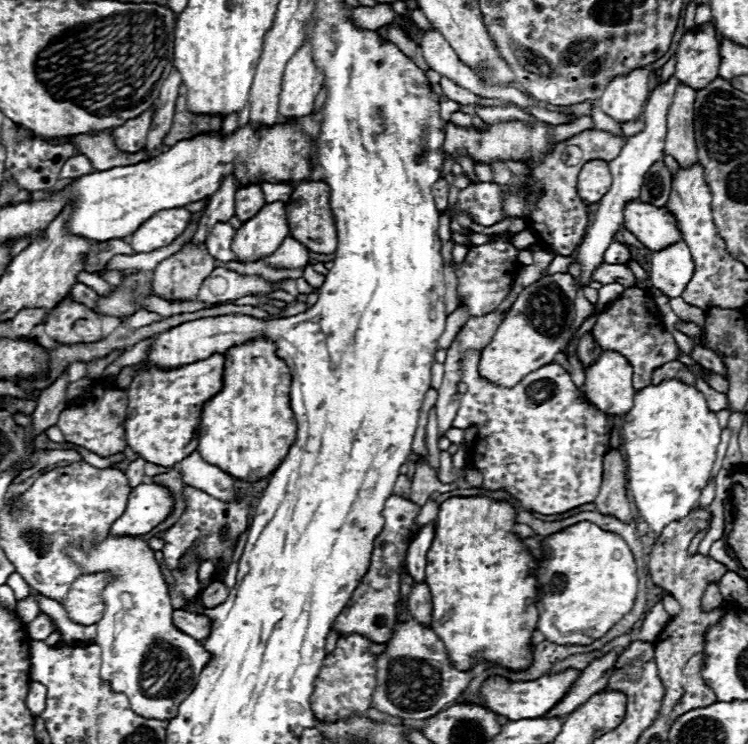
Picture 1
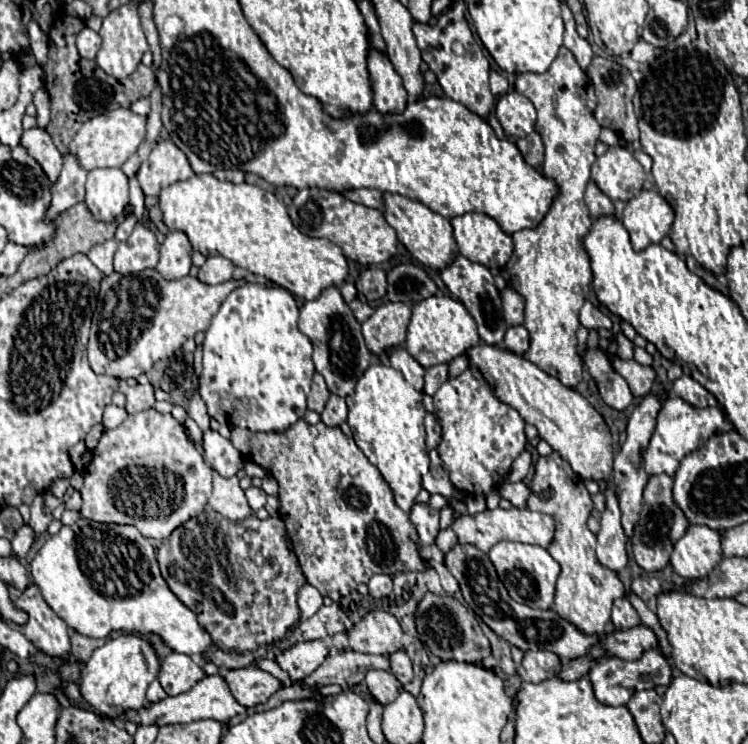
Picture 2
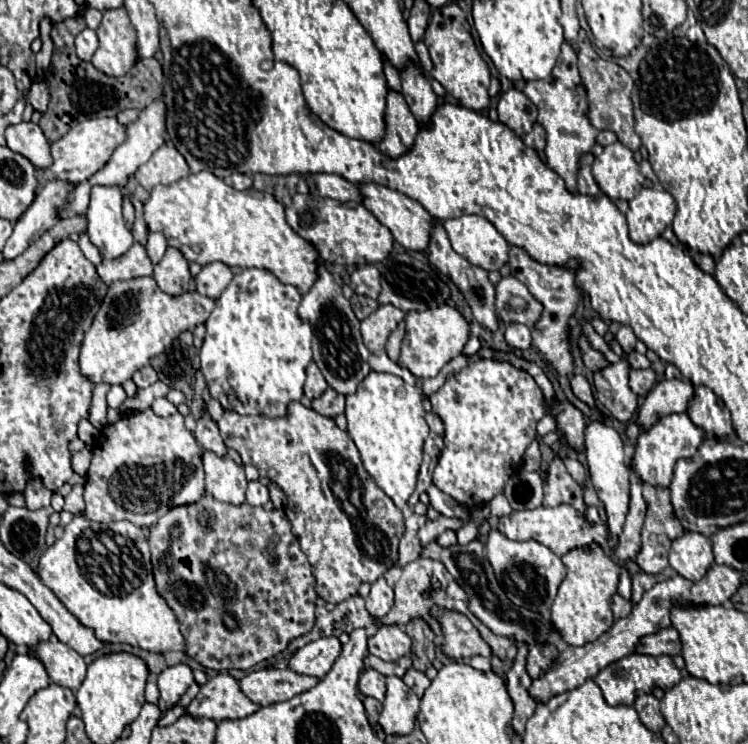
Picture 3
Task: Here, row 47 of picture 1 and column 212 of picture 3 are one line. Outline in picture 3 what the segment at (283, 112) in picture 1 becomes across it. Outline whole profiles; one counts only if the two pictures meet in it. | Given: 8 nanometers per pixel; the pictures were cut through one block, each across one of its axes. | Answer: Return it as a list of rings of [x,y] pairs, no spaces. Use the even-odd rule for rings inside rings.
[[[134,278],[134,280],[124,280],[124,282],[114,282],[108,288],[108,294],[90,326],[86,332],[82,346],[80,346],[80,374],[90,378],[94,384],[106,382],[106,384],[122,384],[132,378],[136,370],[148,364],[152,356],[158,356],[164,352],[166,346],[172,344],[172,340],[182,332],[182,330],[194,330],[198,324],[204,324],[214,308],[214,302],[206,296],[200,296],[198,292],[190,294],[184,292],[182,296],[170,296],[164,294],[154,278]]]

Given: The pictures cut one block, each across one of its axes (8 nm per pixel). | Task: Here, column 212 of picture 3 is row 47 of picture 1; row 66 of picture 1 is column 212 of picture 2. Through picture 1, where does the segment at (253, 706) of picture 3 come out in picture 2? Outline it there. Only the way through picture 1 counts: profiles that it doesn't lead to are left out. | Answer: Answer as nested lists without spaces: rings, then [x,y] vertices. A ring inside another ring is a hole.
[[[216,674],[216,676],[206,676],[206,678],[198,680],[198,684],[194,684],[194,688],[190,688],[188,692],[182,692],[178,696],[166,696],[164,700],[150,702],[146,706],[142,706],[140,710],[124,712],[120,716],[120,720],[124,720],[124,722],[130,720],[130,722],[136,722],[138,726],[148,726],[148,724],[166,726],[166,724],[184,724],[184,722],[194,722],[194,720],[202,720],[202,718],[212,718],[212,720],[226,724],[232,716],[242,714],[242,712],[246,712],[246,708],[234,700],[234,696],[228,690],[226,680],[220,674]]]

